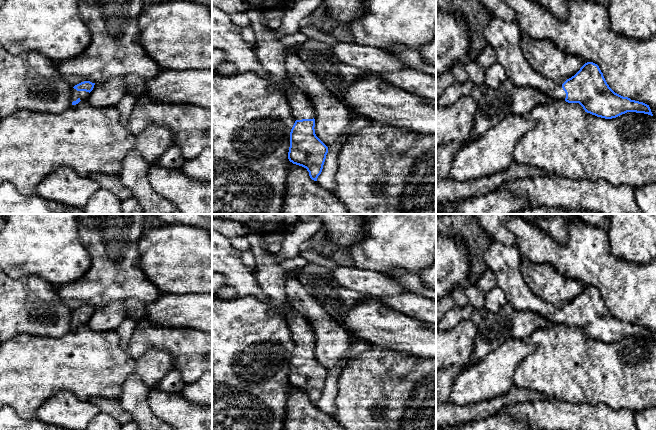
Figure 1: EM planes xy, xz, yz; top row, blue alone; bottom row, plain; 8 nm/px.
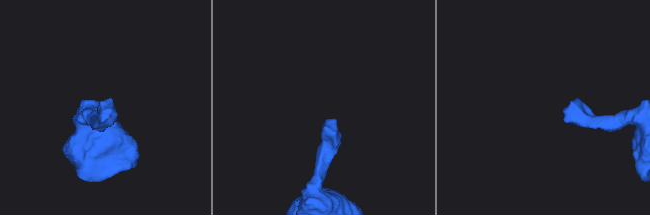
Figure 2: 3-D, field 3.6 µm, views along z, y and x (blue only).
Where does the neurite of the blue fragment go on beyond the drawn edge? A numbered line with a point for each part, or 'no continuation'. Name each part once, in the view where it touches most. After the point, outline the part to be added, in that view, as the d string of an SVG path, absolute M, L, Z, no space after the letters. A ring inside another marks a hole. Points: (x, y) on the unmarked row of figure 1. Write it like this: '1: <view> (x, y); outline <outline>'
1: xz (302, 332); outline M294 307L286 316L285 321L292 333L292 339L296 344L315 342L315 332L311 324Z

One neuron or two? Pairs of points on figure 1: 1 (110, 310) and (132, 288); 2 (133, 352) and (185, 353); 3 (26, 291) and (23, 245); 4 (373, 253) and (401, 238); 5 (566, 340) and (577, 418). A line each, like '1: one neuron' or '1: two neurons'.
1: two neurons
2: one neuron
3: two neurons
4: one neuron
5: two neurons

